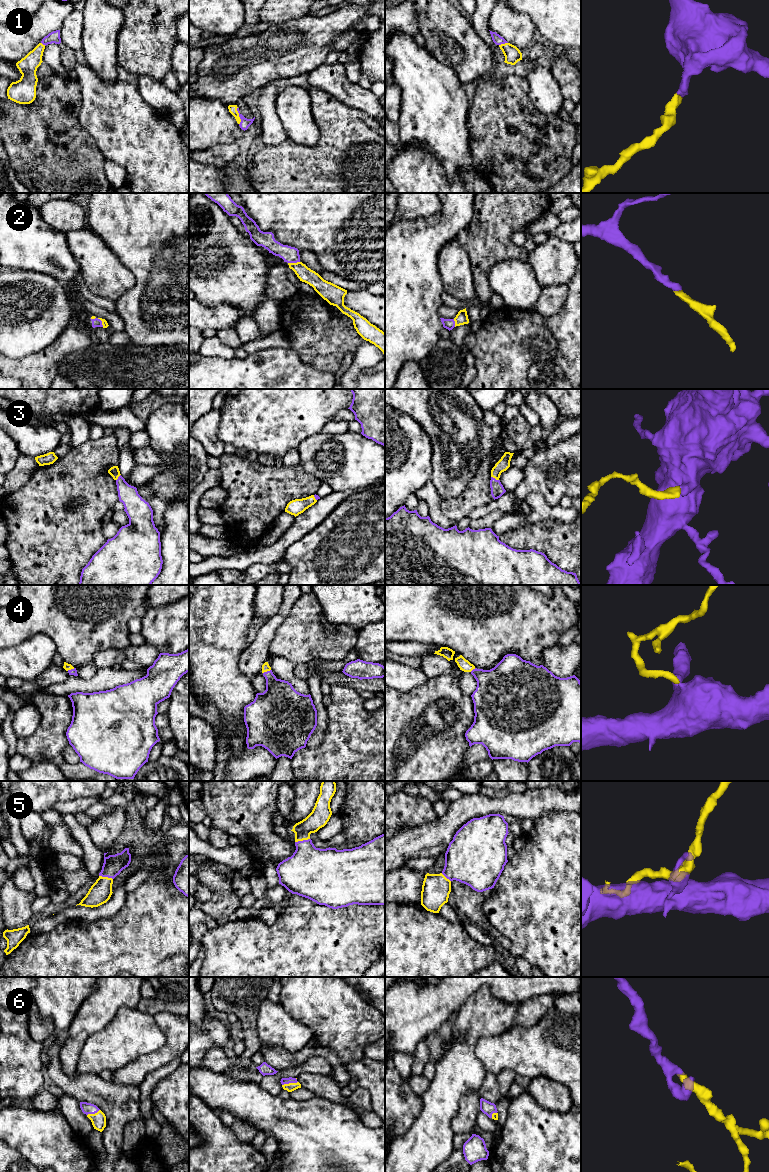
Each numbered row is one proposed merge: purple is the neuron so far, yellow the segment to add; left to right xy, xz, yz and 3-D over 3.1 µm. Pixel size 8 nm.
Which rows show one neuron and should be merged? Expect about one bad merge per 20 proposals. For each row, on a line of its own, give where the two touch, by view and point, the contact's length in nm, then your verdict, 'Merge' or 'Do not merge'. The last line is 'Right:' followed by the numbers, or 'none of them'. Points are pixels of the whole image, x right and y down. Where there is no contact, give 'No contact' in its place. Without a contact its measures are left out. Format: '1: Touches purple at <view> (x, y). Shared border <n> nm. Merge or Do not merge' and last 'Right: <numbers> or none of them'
1: Touches purple at xz (239, 116). Shared border 140 nm. Merge
2: Touches purple at xz (293, 262). Shared border 100 nm. Merge
3: Touches purple at yz (494, 478). Shared border 70 nm. Merge
4: Touches purple at xz (267, 671). Shared border 70 nm. Merge
5: Touches purple at xz (303, 840). Shared border 120 nm. Merge
6: Touches purple at xz (289, 1082). Shared border 130 nm. Merge
Right: 1, 2, 3, 4, 5, 6

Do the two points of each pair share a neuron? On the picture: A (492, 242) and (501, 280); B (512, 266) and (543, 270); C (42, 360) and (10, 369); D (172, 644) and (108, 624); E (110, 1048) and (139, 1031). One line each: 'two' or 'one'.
A: two
B: two
C: one
D: two
E: one

